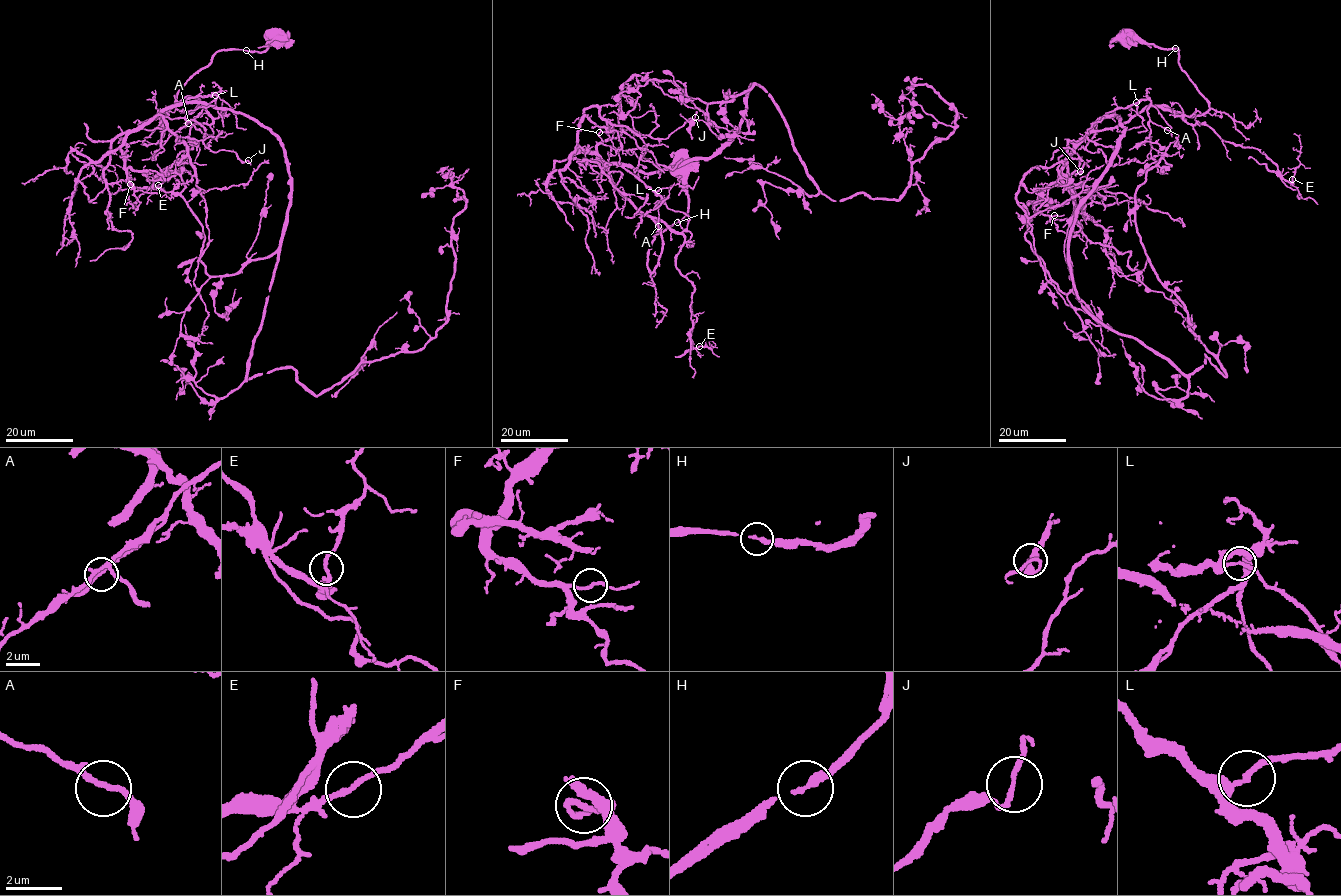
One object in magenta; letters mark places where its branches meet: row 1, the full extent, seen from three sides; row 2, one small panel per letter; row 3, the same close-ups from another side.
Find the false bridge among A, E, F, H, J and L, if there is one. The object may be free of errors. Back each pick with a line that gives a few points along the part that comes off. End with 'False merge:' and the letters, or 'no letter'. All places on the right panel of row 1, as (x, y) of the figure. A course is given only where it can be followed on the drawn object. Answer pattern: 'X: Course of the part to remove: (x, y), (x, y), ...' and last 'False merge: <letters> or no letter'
False merge: no letter

